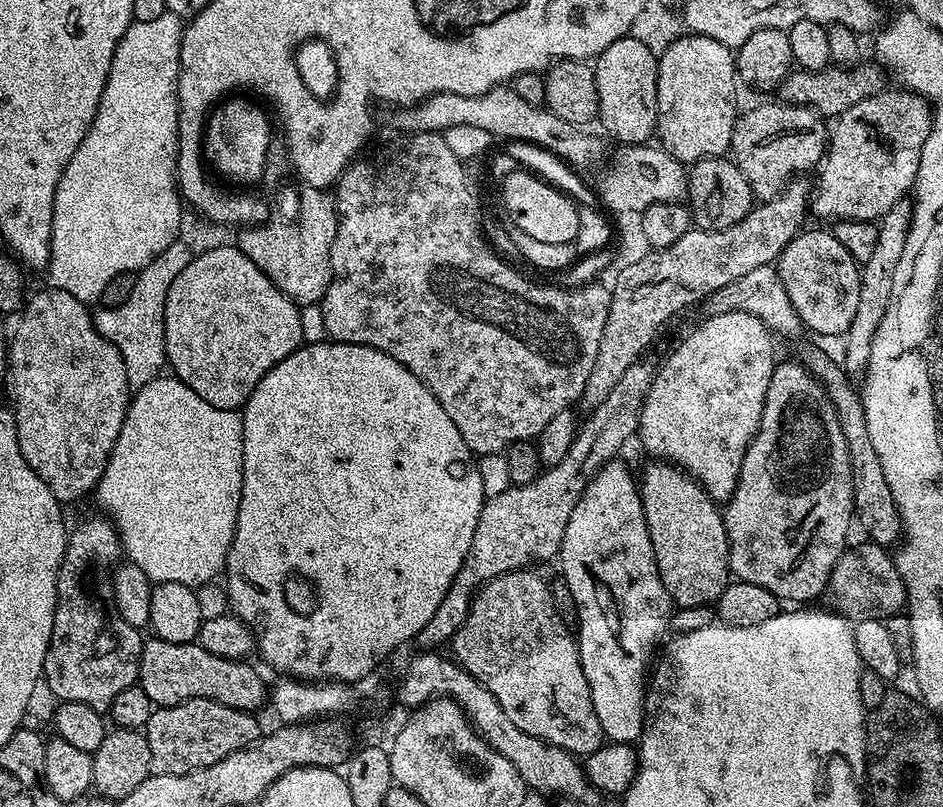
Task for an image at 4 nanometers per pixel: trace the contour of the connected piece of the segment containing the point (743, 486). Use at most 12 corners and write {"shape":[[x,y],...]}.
{"shape":[[777,363],[723,505],[728,571],[828,587],[854,524],[824,387]]}

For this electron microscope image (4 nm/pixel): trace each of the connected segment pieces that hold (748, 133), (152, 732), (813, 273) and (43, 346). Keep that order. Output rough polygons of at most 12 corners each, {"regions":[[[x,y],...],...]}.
{"regions":[[[799,104],[741,111],[731,159],[757,201],[823,161],[825,121]],[[206,698],[157,707],[152,772],[181,776],[261,739],[251,712]],[[831,231],[774,265],[803,327],[843,337],[860,268]],[[44,286],[8,348],[22,458],[56,500],[102,478],[126,362]]]}

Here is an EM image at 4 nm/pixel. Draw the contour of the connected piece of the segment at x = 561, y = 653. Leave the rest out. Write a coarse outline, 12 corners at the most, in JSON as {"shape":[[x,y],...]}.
{"shape":[[549,581],[472,597],[451,655],[526,734],[606,743]]}

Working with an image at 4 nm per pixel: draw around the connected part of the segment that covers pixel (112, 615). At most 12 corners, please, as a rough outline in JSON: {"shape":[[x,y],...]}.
{"shape":[[68,532],[43,683],[107,713],[140,674],[114,607],[120,533]]}

